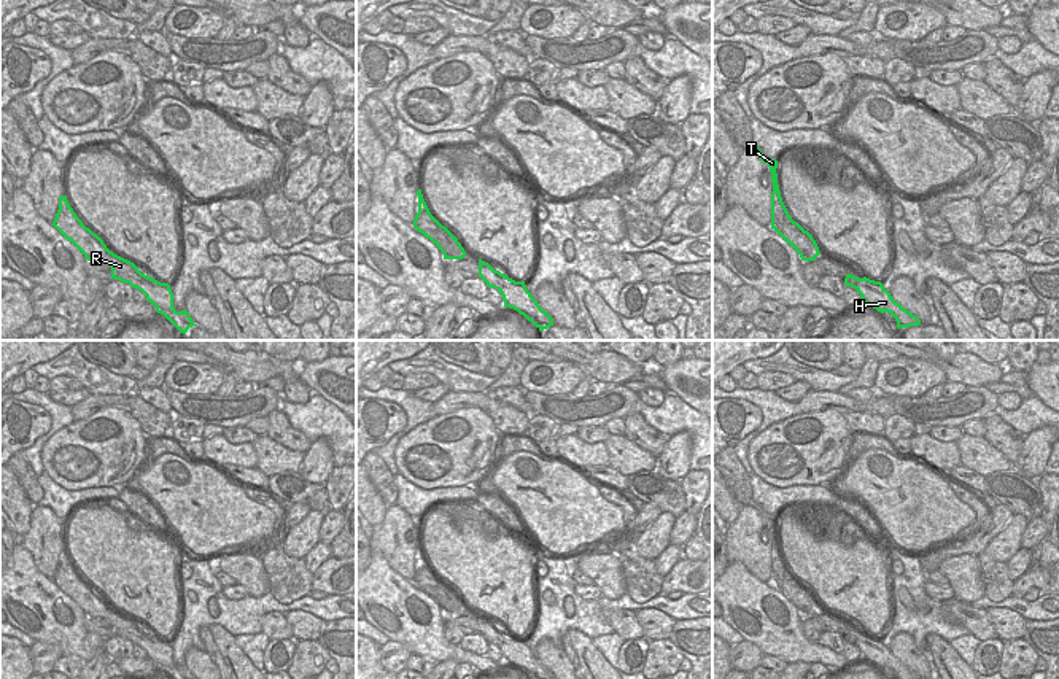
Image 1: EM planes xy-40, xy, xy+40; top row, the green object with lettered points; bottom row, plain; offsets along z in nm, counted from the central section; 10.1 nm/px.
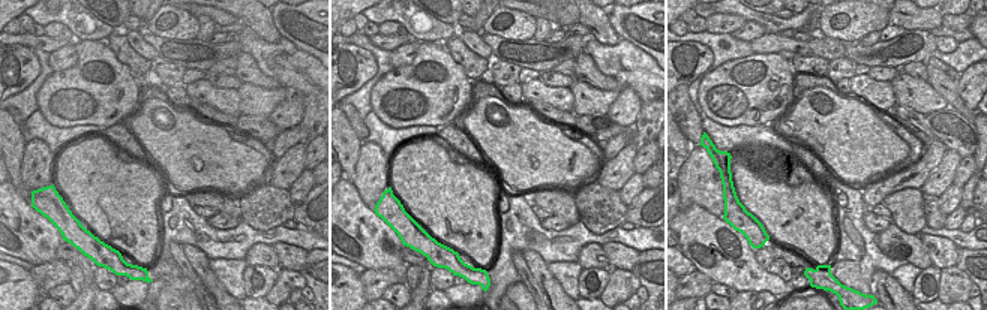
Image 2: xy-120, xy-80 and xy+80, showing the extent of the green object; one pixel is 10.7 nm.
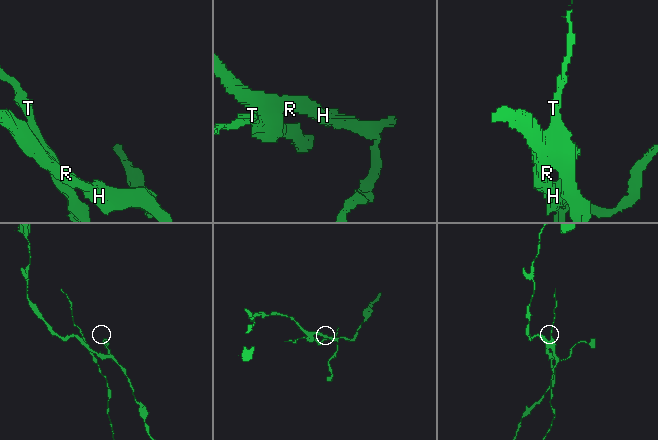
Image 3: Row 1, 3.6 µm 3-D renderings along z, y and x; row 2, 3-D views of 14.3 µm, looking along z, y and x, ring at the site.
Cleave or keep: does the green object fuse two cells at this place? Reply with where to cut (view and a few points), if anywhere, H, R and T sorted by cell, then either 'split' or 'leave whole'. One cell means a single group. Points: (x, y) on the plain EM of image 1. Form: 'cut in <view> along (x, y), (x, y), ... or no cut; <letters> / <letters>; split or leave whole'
cut in xy along (439, 579), (428, 593); H R / T; split

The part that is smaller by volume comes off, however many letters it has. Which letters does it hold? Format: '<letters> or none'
T.

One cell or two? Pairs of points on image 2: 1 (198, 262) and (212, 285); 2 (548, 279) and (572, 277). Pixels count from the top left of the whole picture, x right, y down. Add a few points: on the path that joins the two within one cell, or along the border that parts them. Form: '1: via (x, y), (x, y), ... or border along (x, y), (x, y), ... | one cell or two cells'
1: via (201, 268), (207, 279) | one cell
2: border along (546, 264), (546, 268), (567, 294) | two cells

